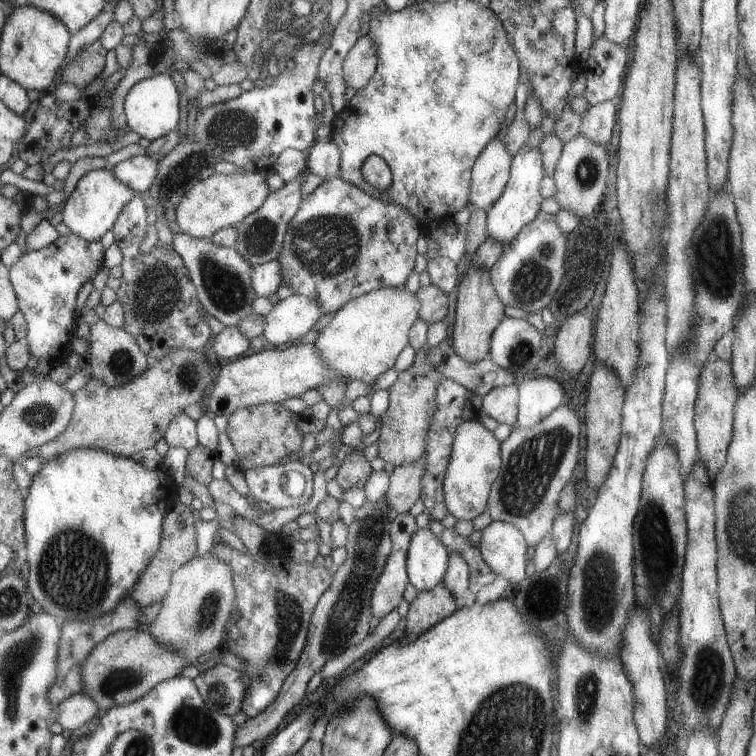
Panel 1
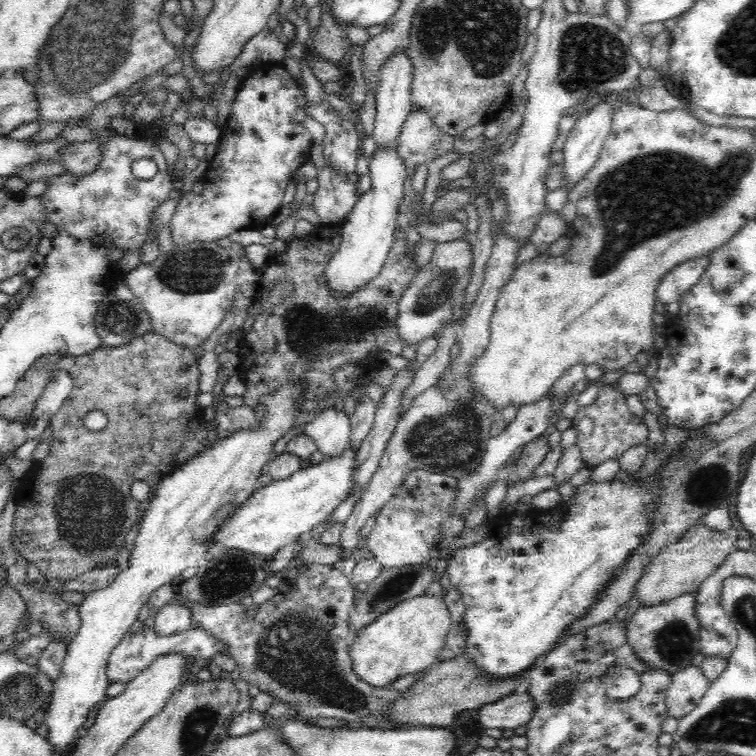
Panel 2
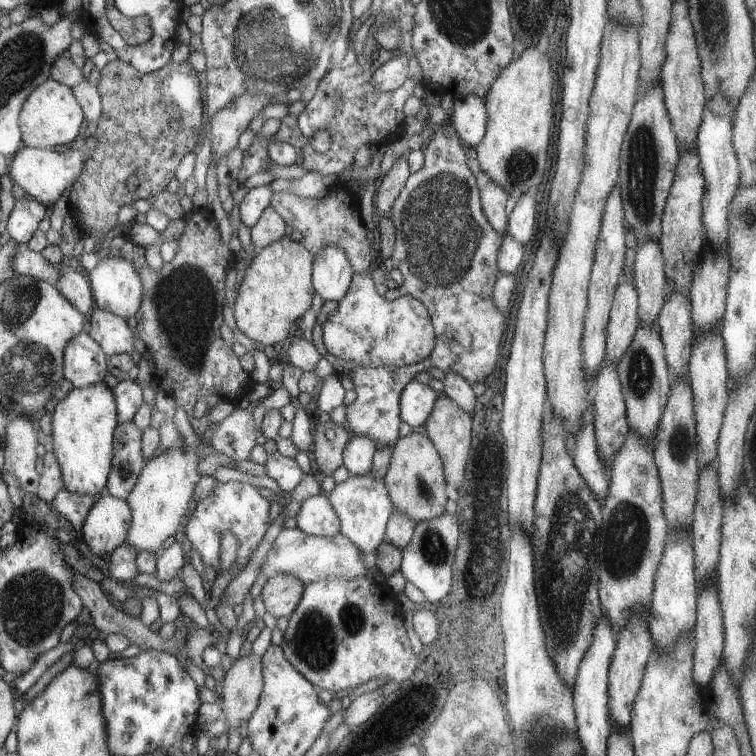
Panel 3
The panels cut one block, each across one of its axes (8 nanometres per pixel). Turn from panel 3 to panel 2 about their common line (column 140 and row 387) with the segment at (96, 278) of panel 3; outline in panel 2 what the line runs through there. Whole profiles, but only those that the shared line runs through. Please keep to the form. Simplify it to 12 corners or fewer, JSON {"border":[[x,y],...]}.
{"border":[[307,380],[170,470],[128,568],[83,593],[50,696],[49,750],[106,700],[106,666],[144,602],[190,566],[254,493]]}

